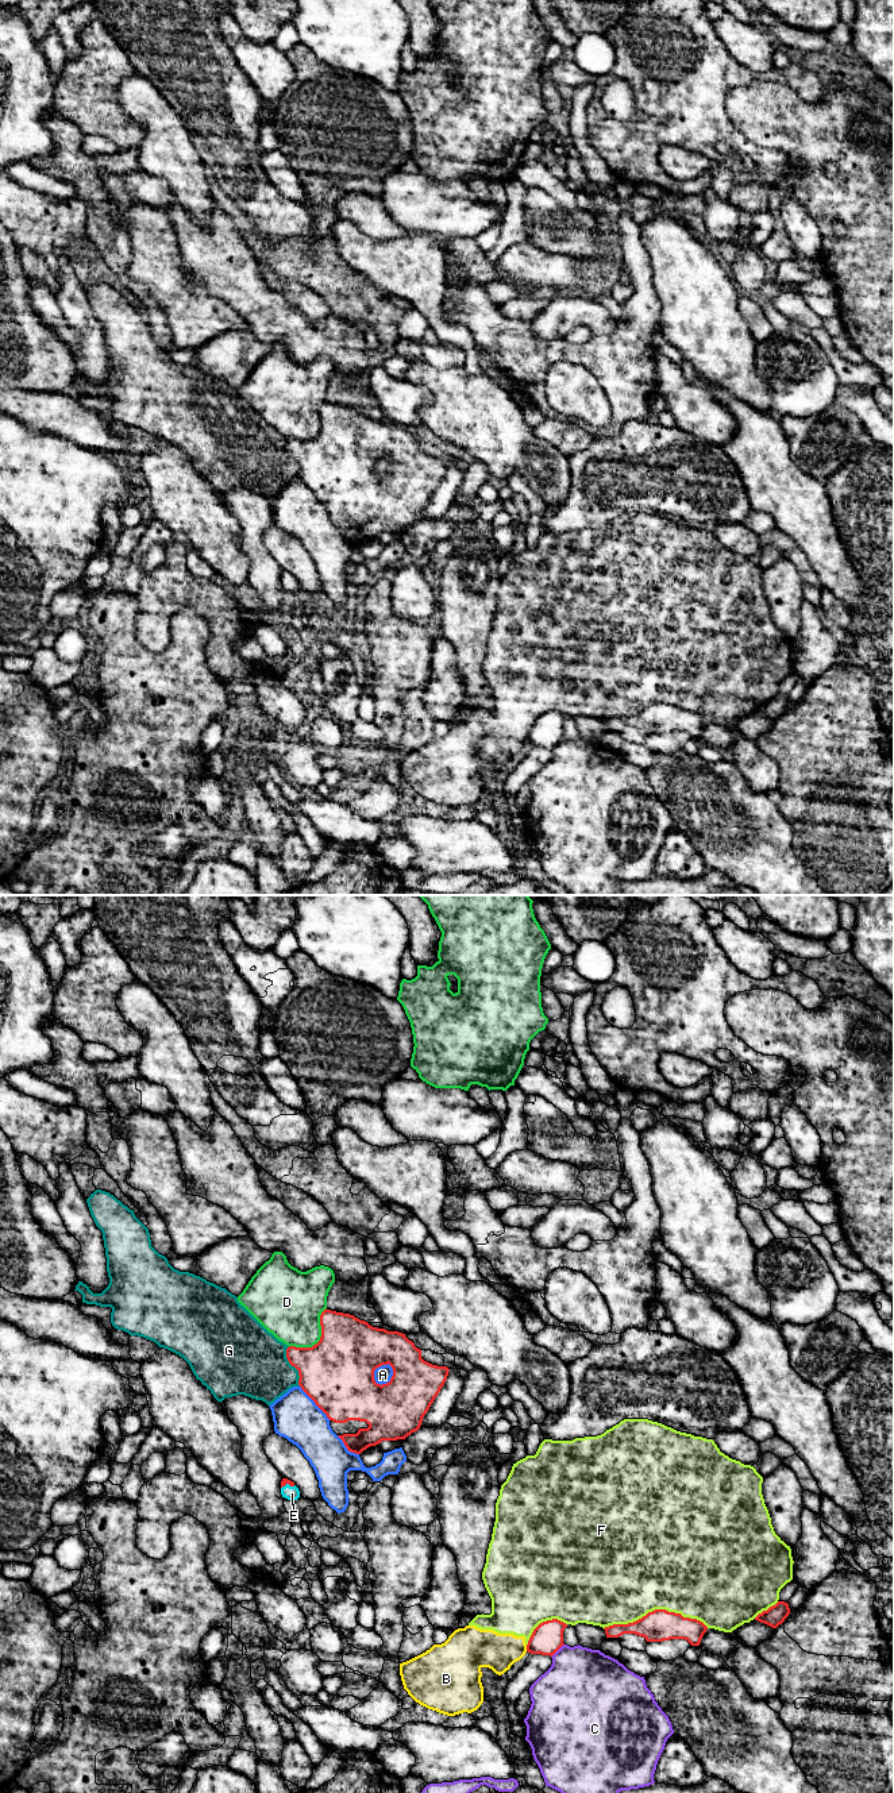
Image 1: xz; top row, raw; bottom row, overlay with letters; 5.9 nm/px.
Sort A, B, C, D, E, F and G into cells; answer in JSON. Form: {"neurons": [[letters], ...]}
{"neurons": [["A"], ["B", "F"], ["C"], ["D"], ["E"], ["G"]]}

